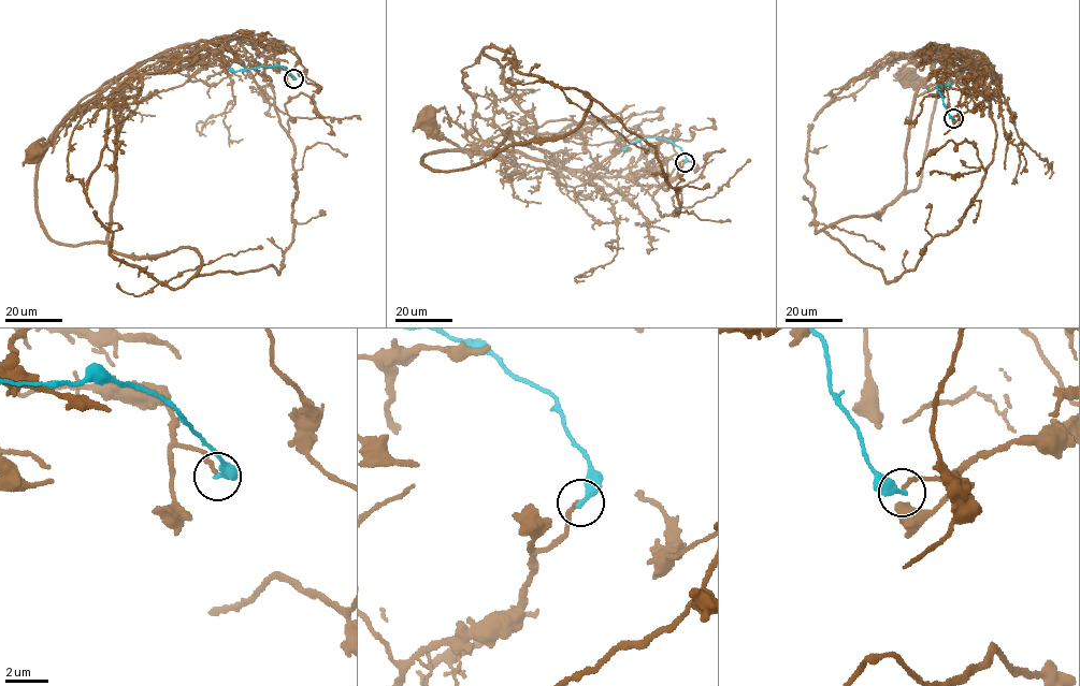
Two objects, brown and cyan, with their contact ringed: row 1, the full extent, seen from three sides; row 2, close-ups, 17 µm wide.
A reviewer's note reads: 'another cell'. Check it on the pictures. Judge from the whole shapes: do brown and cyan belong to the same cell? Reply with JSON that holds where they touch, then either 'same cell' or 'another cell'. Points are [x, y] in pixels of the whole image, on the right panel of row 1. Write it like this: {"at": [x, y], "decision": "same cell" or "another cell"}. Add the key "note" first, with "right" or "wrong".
{"note": "right", "at": [953, 118], "decision": "another cell"}

